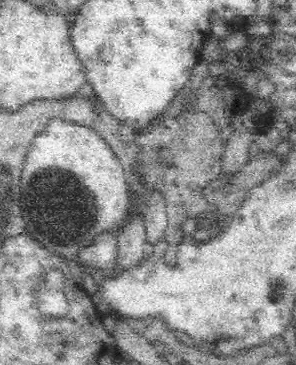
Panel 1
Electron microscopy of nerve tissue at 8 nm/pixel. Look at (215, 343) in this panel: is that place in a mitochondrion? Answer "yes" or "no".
no

